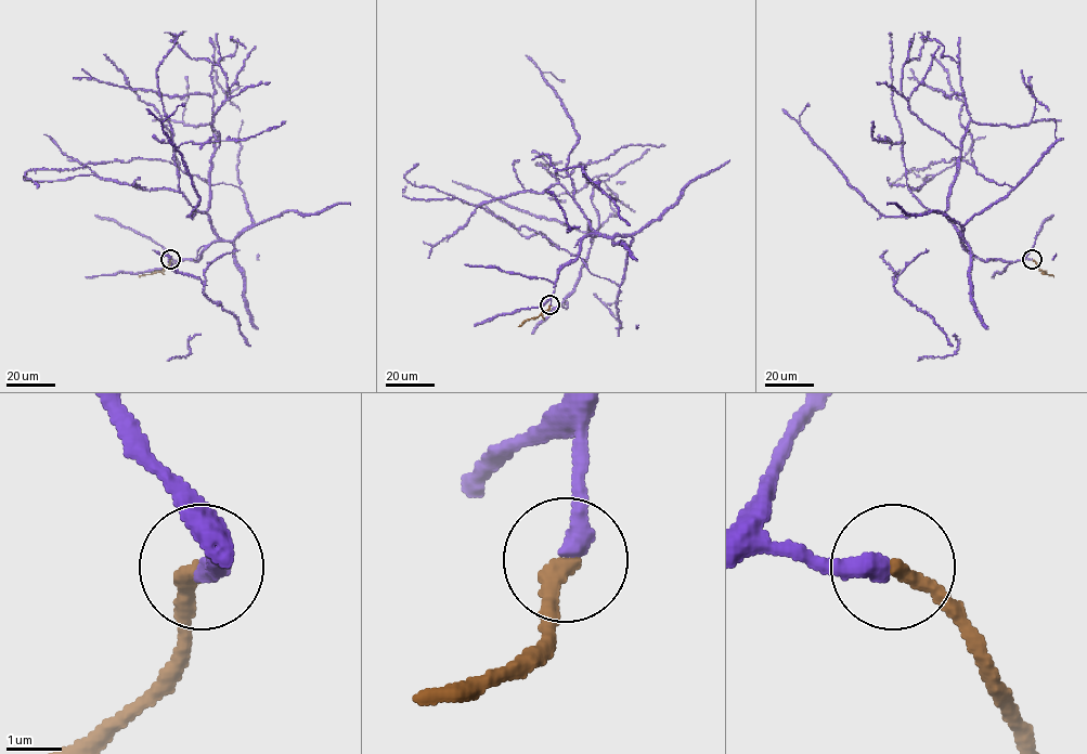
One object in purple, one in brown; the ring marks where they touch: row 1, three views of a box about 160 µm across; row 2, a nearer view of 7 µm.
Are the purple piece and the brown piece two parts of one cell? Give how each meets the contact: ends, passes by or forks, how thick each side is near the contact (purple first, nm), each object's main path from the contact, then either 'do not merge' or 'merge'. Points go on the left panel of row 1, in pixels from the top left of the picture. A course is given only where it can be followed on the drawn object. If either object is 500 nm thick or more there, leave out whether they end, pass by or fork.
purple ends | brown ends | 400/320 nm | purple via (170, 259), (196, 260), (250, 225), (244, 193), (139, 158), (29, 169), (37, 187) | brown via (170, 259), (158, 271), (139, 275) | merge

